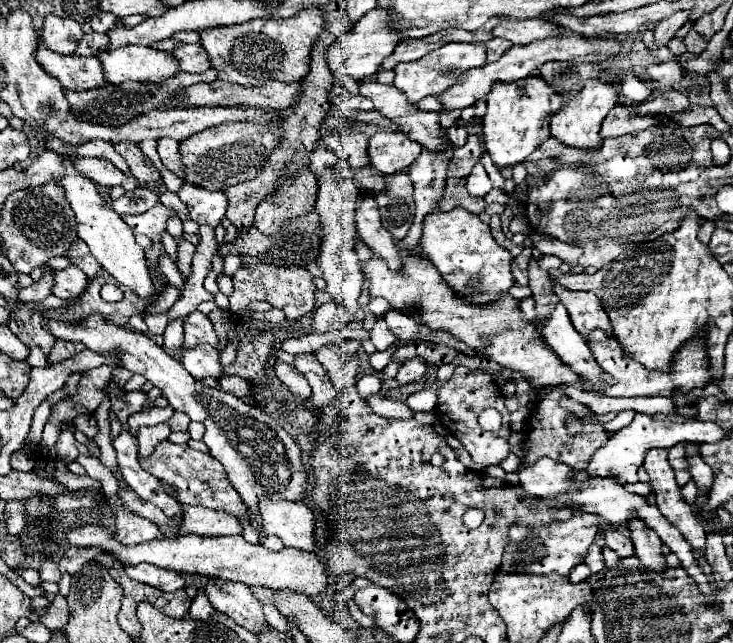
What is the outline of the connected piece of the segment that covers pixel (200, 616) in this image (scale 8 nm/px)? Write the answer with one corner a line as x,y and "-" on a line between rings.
199,592
199,594
197,594
197,598
195,598
195,600
193,600
193,604
191,604
189,616
191,616
193,620
203,620
203,622
207,622
213,614
215,614
215,610
213,610
211,602
207,600
207,596
205,596
203,592

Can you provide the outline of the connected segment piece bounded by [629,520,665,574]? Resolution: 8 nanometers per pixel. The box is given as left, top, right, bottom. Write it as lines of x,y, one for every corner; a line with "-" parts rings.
629,520
629,530
631,530
635,554
639,556
641,564
661,574
665,570
665,556
661,554
659,536
655,532
649,532
649,528
641,524
641,520

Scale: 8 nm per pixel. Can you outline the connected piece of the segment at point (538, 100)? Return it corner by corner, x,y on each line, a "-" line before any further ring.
539,76
521,78
517,82
497,82
487,94
487,114
483,116
483,142
493,164
503,170
523,164
527,156
549,138
549,120
563,106
561,94

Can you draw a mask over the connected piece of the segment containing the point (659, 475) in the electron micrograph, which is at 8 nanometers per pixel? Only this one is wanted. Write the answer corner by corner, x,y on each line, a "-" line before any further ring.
649,450
643,466
651,478
657,508
661,508
661,514
679,528
679,532
685,536
685,540
689,540
693,550
705,550
703,524
681,496
679,484
675,480
675,470
667,462
667,450

